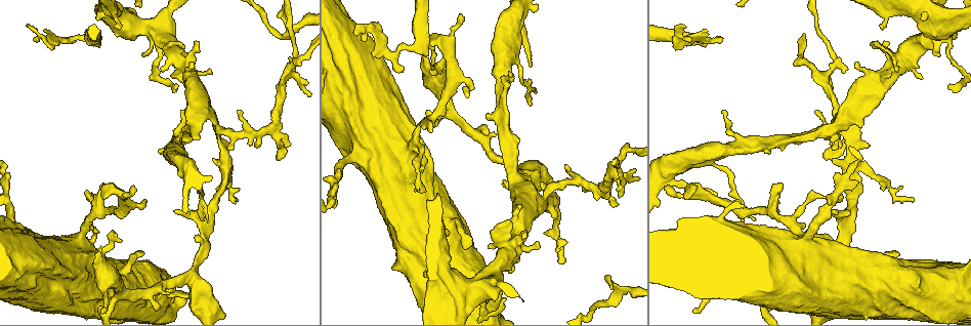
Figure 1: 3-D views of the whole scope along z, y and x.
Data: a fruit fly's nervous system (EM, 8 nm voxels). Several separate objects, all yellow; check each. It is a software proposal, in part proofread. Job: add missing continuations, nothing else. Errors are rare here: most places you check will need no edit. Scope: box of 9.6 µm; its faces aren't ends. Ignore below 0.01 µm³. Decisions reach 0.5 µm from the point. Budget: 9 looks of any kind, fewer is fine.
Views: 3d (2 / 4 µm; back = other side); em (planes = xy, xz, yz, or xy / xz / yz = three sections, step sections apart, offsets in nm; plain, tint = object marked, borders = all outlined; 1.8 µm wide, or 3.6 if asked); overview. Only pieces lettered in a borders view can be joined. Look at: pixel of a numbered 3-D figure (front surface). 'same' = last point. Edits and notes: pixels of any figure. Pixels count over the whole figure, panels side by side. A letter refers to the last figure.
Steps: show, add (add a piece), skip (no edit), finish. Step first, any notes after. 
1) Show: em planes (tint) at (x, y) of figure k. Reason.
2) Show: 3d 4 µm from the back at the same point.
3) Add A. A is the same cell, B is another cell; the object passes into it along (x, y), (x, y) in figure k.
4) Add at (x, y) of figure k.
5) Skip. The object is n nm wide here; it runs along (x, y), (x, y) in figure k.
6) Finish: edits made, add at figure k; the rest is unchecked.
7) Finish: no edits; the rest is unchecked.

Show: 3d 2 µm from the back at (145, 203) of figure 1. Branch stops here.

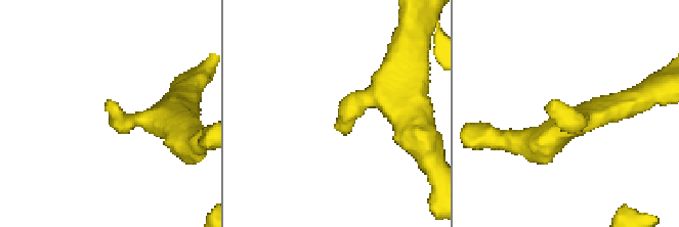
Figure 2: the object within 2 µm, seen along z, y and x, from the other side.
Show: em planes (tint) at (114, 110) of figure 2.

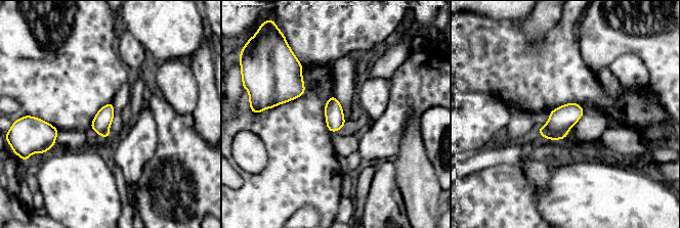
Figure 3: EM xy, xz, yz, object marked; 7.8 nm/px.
Show: em planes (borders) at the same point. See the neighbours.

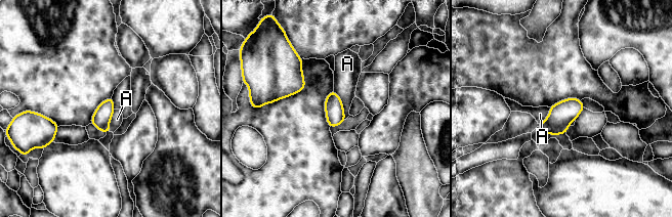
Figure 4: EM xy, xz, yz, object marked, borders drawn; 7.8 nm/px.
Skip. The longest contact is with A, 240 nm; A is another cell; a border runs along (334, 90), (341, 100), (345, 119) in figure 4; none of them fits.

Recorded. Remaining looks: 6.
Show: 3d 4 µm at (596, 191) of figure 1. Three arms meet.

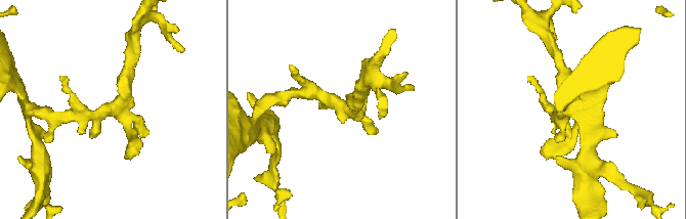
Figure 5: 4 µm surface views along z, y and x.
Show: em yz step 16 (tint) at (113, 107) of figure 5.

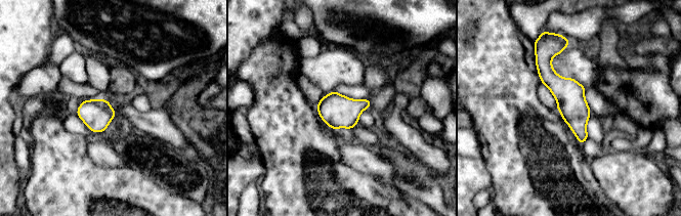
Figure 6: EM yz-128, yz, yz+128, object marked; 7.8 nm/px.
Show: em planes (borders) at the same point. Another direction.

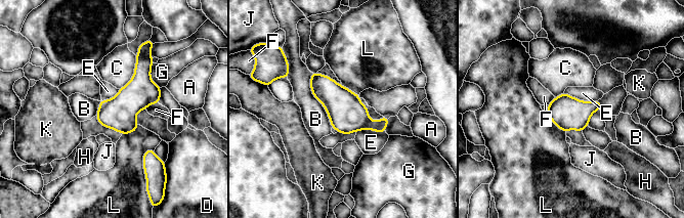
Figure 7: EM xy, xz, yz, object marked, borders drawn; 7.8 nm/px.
Skip. The object is 260 nm wide here; the longest contact is with B, 460 nm; A, B, C, D, E, F, G, H, J, K and L are other cells; no lettered piece goes on from it.

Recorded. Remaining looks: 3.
Show: 3d 4 µm at (210, 114) of figure 1. Small branch off a trunk.

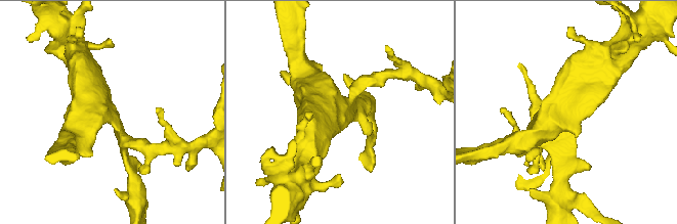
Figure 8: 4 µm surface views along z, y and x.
Show: em 3.6 µm planes (borders) at (569, 116) of figure 8. 4 arms meet here; now the EM.

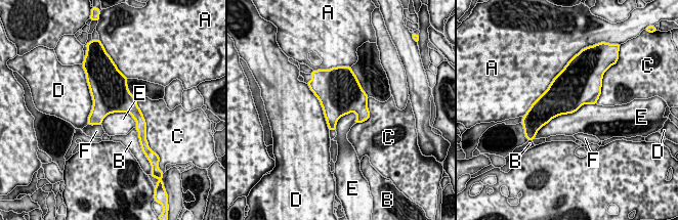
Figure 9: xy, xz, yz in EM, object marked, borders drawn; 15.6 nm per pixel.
Skip. The object is 500 nm wide here; A, B, C, D, E and F are other cells; a border runs along (596, 102), (553, 117), (542, 127) in figure 9; none of them fits.

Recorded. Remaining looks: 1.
Finish: no edits; the rest is unchecked.

